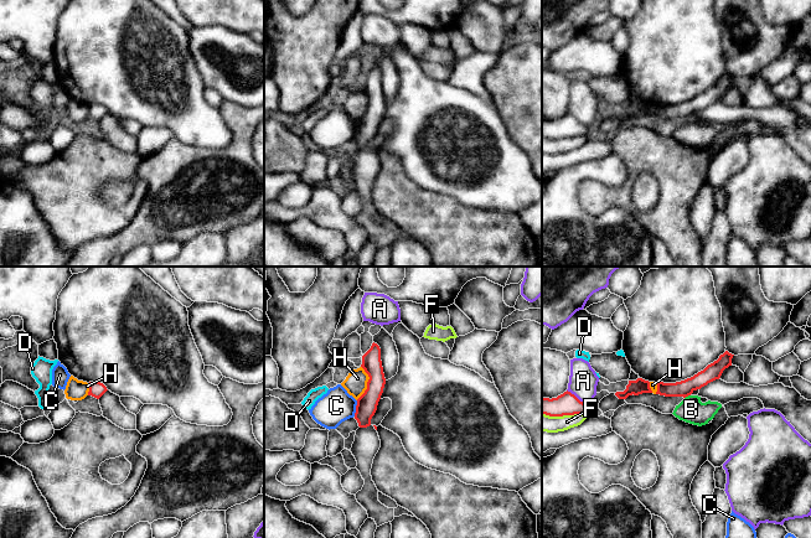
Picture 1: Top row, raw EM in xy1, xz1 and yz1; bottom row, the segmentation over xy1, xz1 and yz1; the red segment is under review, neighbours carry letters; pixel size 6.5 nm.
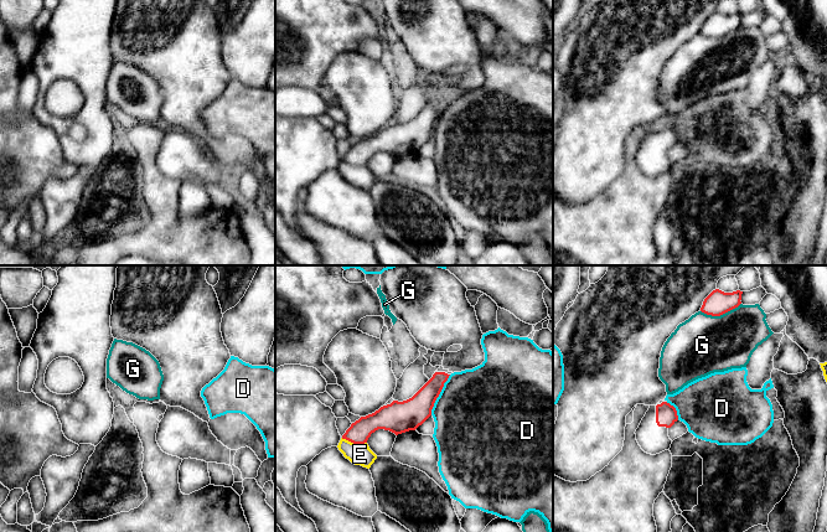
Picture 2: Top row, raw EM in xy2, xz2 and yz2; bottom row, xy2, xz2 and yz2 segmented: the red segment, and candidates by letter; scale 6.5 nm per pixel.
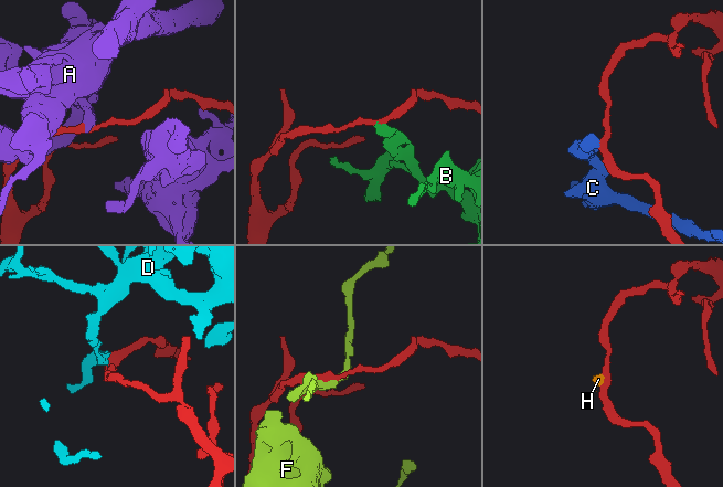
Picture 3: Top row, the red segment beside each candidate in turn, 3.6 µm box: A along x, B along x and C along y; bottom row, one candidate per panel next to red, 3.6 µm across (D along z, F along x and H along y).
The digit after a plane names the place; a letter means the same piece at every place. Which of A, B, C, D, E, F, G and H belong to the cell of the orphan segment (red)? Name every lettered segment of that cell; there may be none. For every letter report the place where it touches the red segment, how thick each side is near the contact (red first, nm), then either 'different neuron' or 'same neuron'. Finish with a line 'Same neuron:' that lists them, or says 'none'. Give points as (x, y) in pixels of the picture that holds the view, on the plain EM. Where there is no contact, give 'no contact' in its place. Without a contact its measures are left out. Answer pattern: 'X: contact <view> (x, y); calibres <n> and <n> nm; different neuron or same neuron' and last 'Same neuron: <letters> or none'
A: contact yz1 (576, 119); calibres 140 and 190 nm; different neuron
B: contact yz1 (687, 118); calibres 110 and 170 nm; different neuron
C: contact xz1 (356, 130); calibres 130 and 220 nm; different neuron
D: contact xz2 (439, 115); calibres 190 and 500 nm; different neuron
E: contact xz2 (353, 165); calibres 140 and 140 nm; different neuron
F: contact yz1 (563, 136); calibres 140 and 110 nm; different neuron
G: contact yz2 (720, 36); calibres 160 and 380 nm; different neuron
H: contact xz1 (367, 105); calibres 130 and 140 nm; different neuron
Same neuron: none

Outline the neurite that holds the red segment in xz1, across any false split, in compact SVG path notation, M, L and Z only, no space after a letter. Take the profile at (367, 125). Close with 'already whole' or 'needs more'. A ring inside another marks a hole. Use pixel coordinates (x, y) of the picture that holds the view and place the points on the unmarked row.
M372 66L371 71L362 78L361 89L368 97L367 112L357 121L355 141L360 150L371 148L371 141L377 133L378 124L383 115L386 100L381 83L381 71Z; already whole

